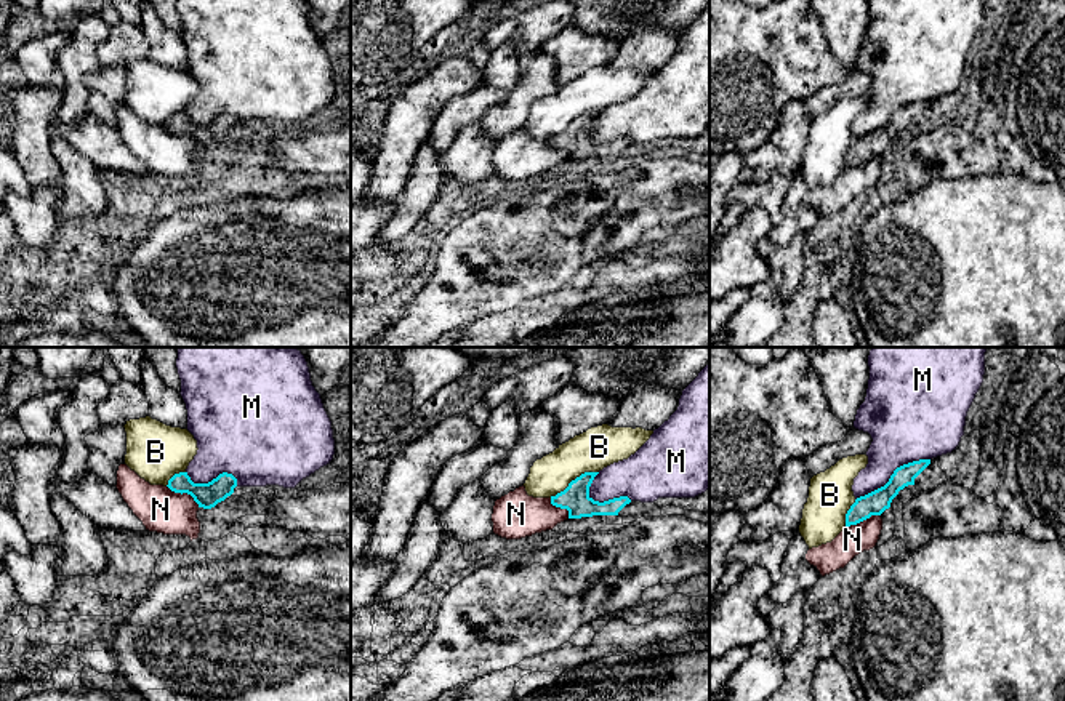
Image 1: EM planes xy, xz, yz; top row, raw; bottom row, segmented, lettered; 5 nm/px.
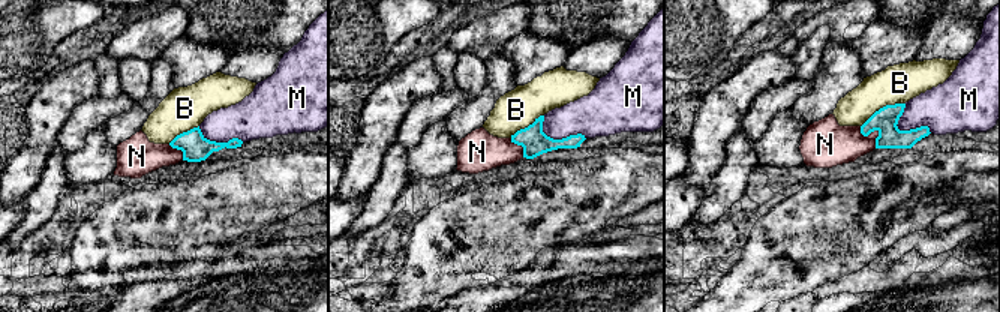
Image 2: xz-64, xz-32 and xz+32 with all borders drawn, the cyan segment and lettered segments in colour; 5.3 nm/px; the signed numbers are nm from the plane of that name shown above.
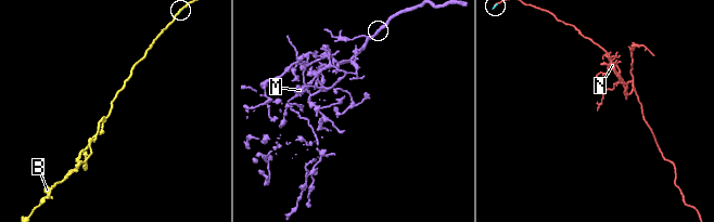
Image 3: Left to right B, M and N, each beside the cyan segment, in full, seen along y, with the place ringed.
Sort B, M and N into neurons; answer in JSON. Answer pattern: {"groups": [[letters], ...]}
{"groups": [["B"], ["M"], ["N"]]}

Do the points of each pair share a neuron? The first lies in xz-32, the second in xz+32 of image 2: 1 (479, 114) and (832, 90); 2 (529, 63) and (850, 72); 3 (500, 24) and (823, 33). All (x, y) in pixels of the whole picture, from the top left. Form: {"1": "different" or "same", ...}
{"1": "same", "2": "different", "3": "different"}

